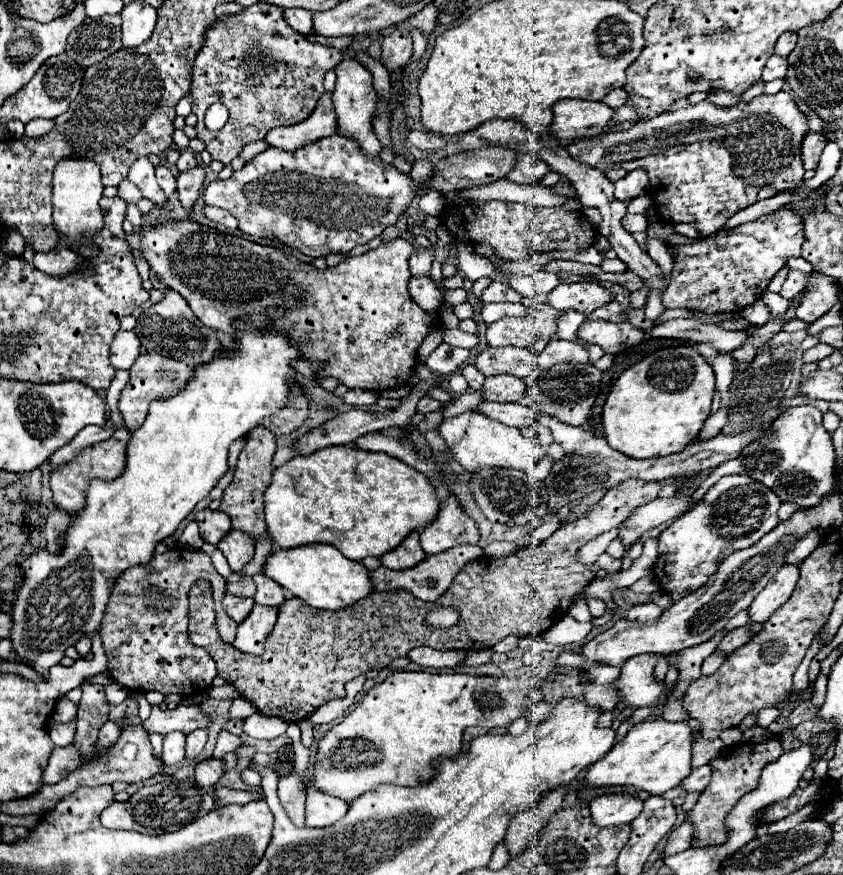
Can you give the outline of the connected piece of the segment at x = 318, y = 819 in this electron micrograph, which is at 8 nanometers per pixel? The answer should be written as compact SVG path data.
M310 790L306 798L306 826L322 828L336 824L348 812L348 804L318 790Z

